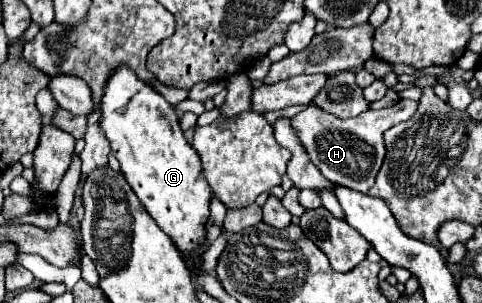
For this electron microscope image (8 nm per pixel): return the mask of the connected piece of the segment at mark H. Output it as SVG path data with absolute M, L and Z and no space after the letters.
M403 99L389 109L363 111L361 115L353 119L339 119L339 117L333 117L331 113L325 113L317 105L309 105L305 111L297 113L291 119L291 125L301 145L305 145L305 151L309 153L309 161L313 161L313 165L317 165L317 169L331 183L359 191L359 193L367 193L373 187L375 177L385 159L383 133L389 127L413 117L415 111L417 111L417 101Z

